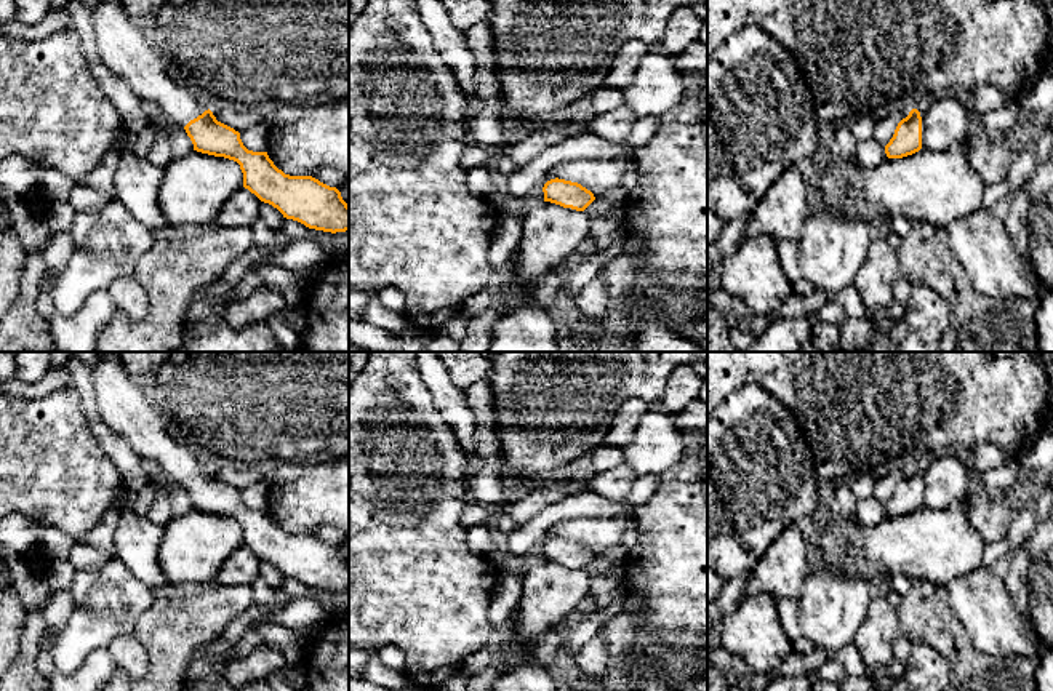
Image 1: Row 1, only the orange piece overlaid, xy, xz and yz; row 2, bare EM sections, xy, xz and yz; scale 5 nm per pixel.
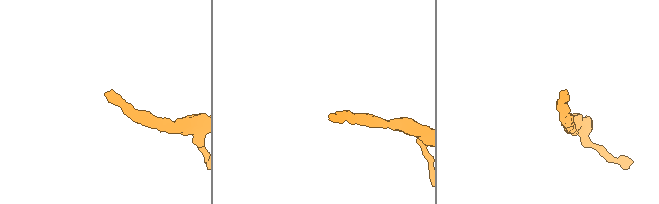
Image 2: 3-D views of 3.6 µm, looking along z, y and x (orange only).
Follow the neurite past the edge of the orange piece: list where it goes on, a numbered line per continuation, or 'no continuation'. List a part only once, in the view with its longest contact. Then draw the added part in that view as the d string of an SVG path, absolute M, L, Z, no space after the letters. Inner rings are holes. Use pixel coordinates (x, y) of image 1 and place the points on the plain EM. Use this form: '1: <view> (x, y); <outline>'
1: xy (124, 402); M101 352L91 369L91 384L102 419L142 461L154 461L182 486L208 469L203 456L173 432L146 382L125 369L117 352Z

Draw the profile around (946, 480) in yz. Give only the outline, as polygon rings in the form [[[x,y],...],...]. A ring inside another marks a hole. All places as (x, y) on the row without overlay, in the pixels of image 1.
[[[963,453],[930,456],[920,465],[922,505],[943,510],[952,504],[967,502],[976,486]]]

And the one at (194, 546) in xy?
[[[197,509],[163,526],[158,565],[173,587],[214,579],[224,561],[243,545],[240,523]]]

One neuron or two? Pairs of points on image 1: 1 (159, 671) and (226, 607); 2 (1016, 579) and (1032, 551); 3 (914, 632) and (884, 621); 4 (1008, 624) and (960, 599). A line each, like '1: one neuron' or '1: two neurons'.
1: one neuron
2: one neuron
3: two neurons
4: one neuron

